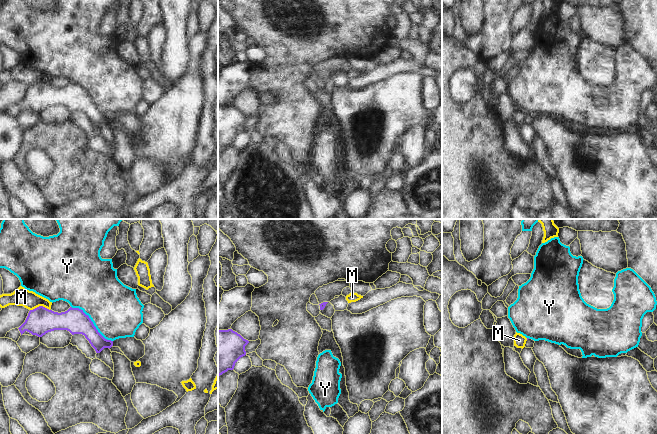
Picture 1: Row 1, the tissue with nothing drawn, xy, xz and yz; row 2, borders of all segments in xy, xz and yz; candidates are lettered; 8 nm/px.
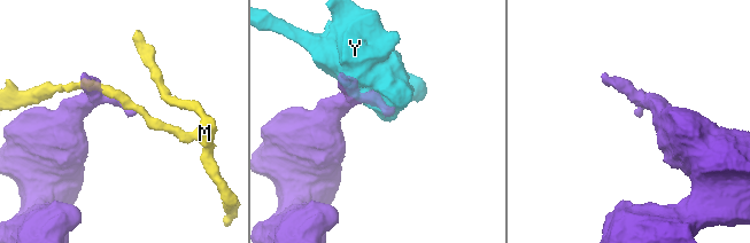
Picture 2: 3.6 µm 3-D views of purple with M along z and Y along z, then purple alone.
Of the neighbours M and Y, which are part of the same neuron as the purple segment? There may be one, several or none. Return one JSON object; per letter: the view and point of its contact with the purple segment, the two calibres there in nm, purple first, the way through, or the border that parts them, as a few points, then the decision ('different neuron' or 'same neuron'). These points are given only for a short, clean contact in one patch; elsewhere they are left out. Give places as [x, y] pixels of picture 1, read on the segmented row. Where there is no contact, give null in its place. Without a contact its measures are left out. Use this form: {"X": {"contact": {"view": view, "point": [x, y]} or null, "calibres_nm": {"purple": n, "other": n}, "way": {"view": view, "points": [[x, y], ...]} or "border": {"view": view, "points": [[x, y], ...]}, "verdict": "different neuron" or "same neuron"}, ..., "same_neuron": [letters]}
{"M": {"contact": {"view": "xy", "point": [39, 306]}, "calibres_nm": {"purple": 220, "other": 140}, "verdict": "different neuron"}, "Y": {"contact": {"view": "xy", "point": [92, 322]}, "calibres_nm": {"purple": 200, "other": 420}, "verdict": "different neuron"}, "same_neuron": []}

